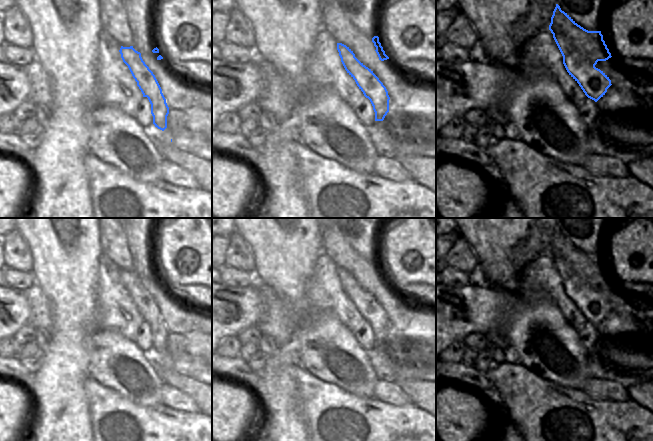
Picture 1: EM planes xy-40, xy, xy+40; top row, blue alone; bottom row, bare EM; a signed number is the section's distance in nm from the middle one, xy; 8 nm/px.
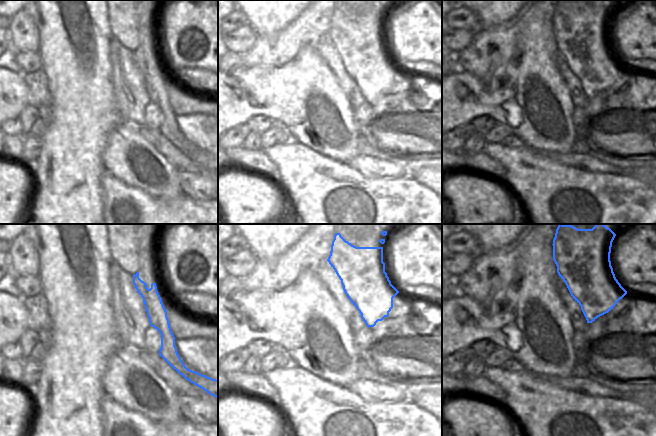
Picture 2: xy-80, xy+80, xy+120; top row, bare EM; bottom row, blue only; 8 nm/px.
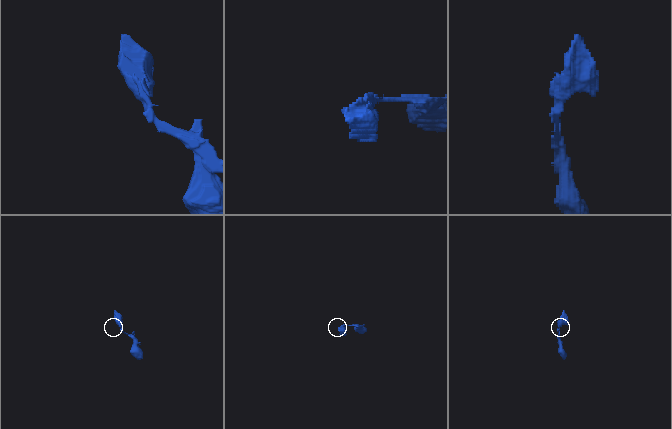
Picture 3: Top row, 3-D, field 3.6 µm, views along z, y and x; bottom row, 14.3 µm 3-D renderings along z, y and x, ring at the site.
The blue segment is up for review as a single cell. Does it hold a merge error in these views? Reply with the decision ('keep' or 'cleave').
cleave

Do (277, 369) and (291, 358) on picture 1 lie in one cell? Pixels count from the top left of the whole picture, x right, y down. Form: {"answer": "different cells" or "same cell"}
{"answer": "same cell"}

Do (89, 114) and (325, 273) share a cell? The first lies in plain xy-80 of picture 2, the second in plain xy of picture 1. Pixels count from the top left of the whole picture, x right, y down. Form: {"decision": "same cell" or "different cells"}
{"decision": "different cells"}

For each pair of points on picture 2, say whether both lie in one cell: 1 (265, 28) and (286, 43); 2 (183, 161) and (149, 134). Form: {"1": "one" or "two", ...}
{"1": "two", "2": "one"}

